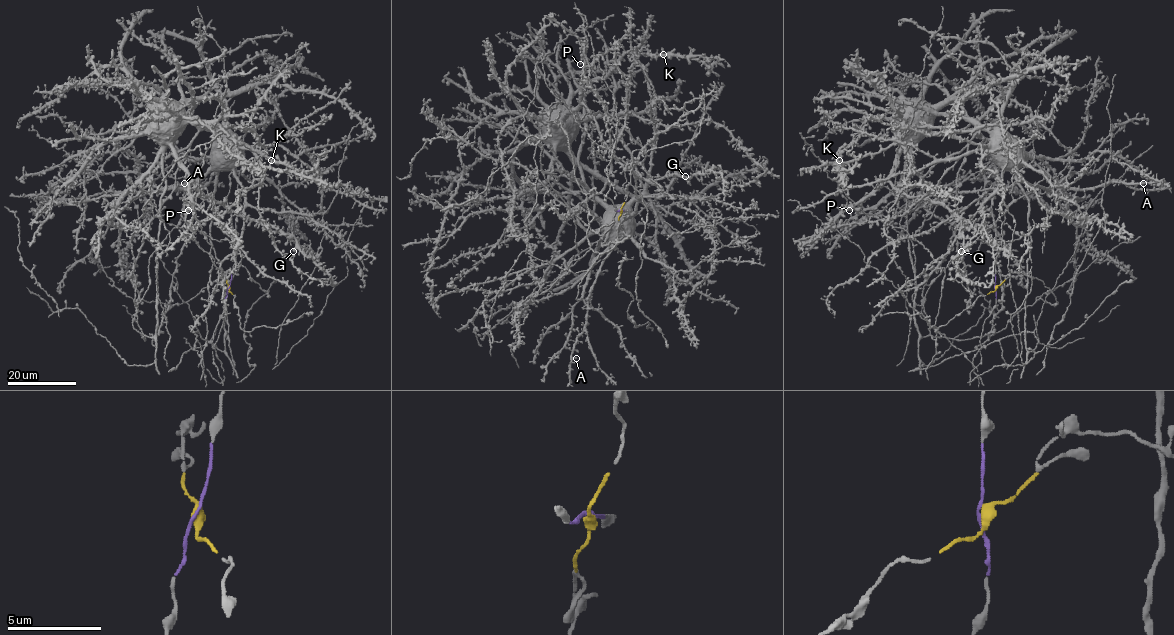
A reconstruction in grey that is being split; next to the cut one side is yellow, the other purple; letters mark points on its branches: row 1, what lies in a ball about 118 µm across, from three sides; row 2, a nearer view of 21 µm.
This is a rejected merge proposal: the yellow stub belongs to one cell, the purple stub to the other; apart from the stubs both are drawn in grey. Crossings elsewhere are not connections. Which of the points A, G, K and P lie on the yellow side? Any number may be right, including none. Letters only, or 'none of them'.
G, K, P

